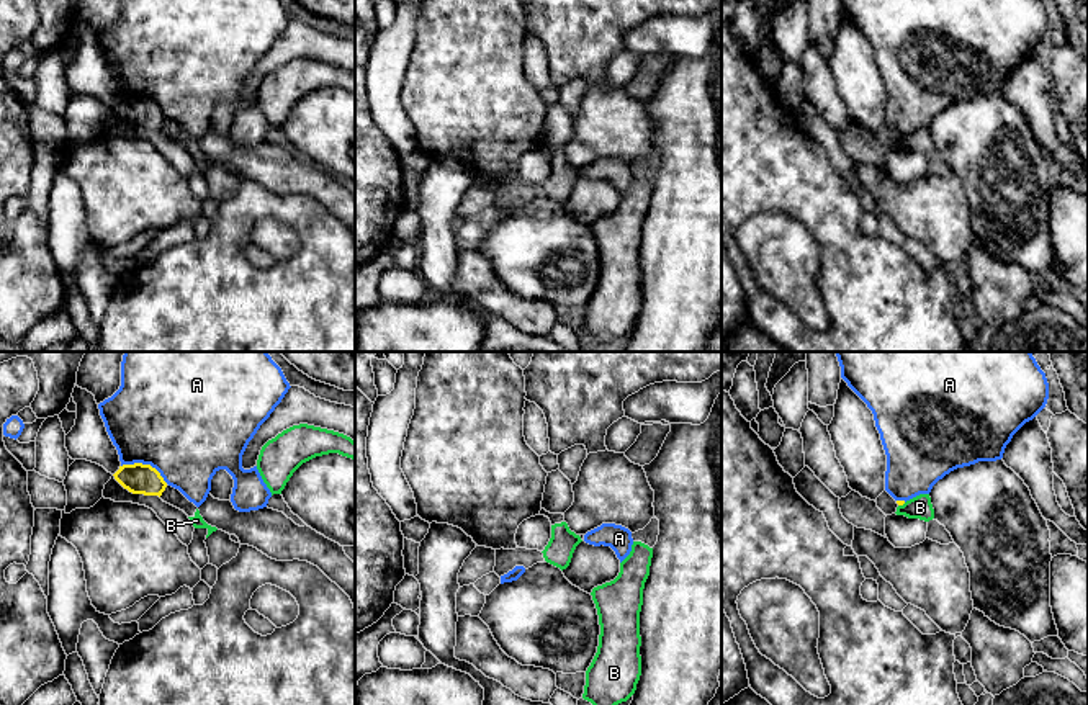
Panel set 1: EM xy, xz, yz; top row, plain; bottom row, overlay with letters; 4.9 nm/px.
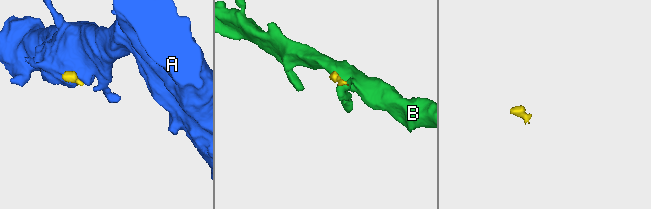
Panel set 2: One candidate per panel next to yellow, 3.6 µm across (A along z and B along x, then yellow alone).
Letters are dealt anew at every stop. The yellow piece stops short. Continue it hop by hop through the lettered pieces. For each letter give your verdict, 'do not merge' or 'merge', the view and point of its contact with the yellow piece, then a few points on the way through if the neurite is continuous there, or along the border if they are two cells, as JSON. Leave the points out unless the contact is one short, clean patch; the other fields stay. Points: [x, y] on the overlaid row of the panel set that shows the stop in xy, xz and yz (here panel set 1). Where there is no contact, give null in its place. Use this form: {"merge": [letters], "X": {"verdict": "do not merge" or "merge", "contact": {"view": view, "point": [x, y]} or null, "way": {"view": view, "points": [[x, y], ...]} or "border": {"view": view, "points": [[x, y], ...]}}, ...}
{"merge": [], "A": {"verdict": "do not merge", "contact": {"view": "xy", "point": [146, 465]}, "border": {"view": "xy", "points": [[121, 465], [149, 463], [167, 483]]}}, "B": {"verdict": "do not merge", "contact": {"view": "yz", "point": [902, 504]}, "border": {"view": "yz", "points": [[905, 502], [899, 506]]}}}

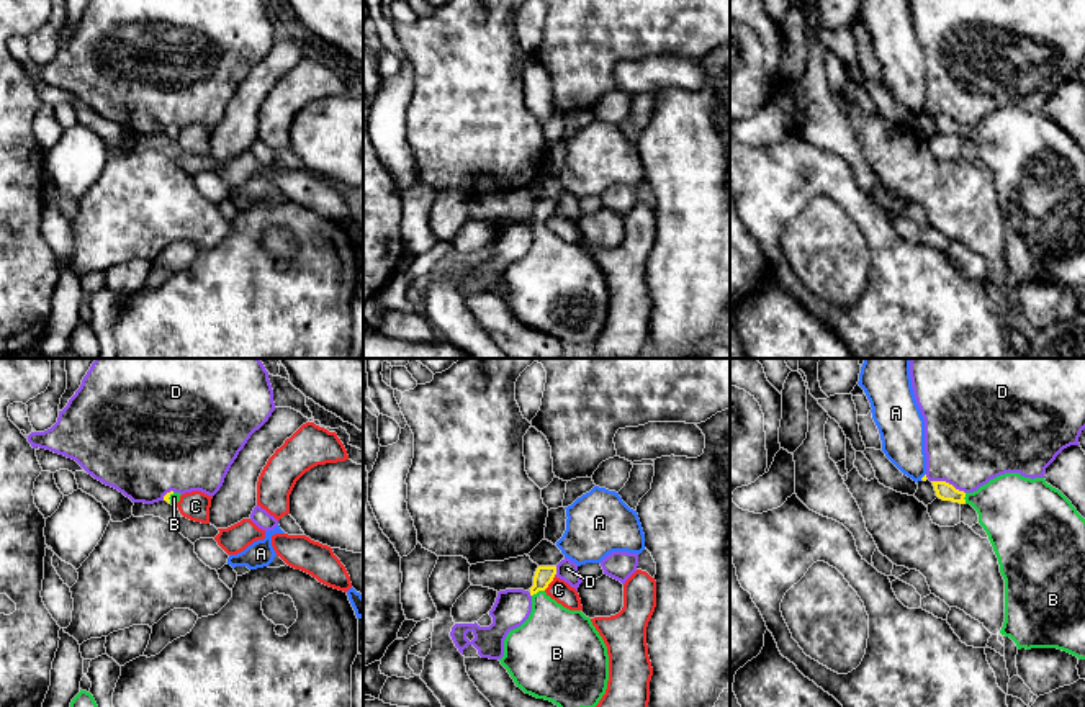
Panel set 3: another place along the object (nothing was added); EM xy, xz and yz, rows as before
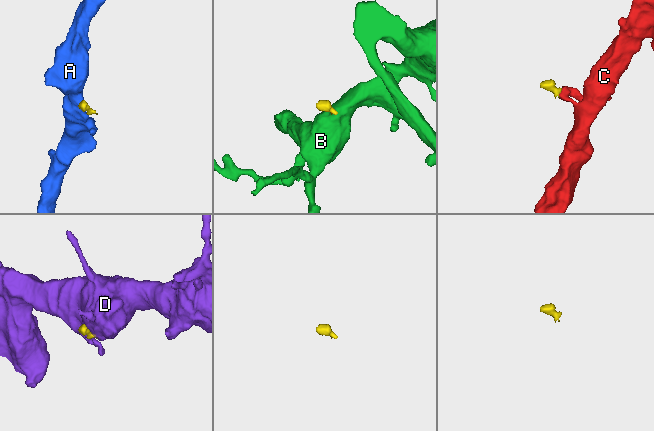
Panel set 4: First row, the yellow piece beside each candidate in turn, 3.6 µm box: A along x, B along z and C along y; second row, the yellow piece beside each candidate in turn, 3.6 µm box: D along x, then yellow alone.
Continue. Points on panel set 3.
{"merge": ["B"], "A": {"verdict": "do not merge", "contact": {"view": "yz", "point": [923, 477]}, "border": {"view": "yz", "points": [[925, 473], [920, 478]]}}, "B": {"verdict": "merge", "contact": {"view": "xz", "point": [537, 591]}, "way": {"view": "xz", "points": [[544, 575], [537, 591], [553, 639]]}}, "C": {"verdict": "do not merge", "contact": {"view": "xz", "point": [550, 581]}, "border": {"view": "xz", "points": [[555, 576], [544, 589]]}}, "D": {"verdict": "do not merge", "contact": {"view": "yz", "point": [948, 483]}, "border": {"view": "yz", "points": [[931, 480], [945, 480], [964, 493]]}}}

